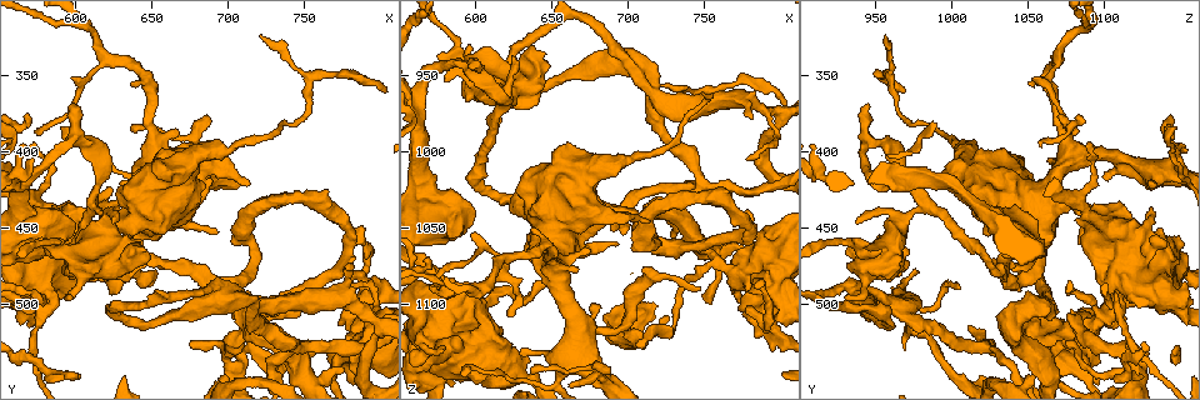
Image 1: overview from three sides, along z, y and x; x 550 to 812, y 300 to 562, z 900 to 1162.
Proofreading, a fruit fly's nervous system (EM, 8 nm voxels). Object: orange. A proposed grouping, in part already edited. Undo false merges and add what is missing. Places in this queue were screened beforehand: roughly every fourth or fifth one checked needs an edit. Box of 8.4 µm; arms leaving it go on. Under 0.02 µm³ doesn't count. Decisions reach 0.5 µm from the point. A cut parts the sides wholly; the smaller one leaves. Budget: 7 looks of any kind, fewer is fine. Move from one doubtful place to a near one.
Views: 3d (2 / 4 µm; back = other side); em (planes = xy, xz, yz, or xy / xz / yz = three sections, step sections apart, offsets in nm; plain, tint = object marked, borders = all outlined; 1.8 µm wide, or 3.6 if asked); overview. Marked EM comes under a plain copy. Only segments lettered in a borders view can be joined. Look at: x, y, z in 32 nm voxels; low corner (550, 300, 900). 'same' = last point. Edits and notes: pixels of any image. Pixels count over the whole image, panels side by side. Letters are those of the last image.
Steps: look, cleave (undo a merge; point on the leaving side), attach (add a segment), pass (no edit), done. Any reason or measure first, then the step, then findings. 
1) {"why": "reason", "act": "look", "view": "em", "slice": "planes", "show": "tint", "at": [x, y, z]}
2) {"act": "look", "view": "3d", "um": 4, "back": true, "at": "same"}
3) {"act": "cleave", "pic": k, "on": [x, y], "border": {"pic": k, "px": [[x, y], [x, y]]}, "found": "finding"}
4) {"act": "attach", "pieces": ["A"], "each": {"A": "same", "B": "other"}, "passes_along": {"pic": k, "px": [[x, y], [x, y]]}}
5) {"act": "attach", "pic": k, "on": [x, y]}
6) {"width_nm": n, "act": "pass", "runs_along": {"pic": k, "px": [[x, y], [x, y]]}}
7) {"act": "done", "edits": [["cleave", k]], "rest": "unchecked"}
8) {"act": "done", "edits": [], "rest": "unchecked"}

{"why": "thick end", "act": "look", "view": "em", "um": 3.6, "slice": "xz", "step": 4, "show": "borders", "at": [636, 458, 1062]}

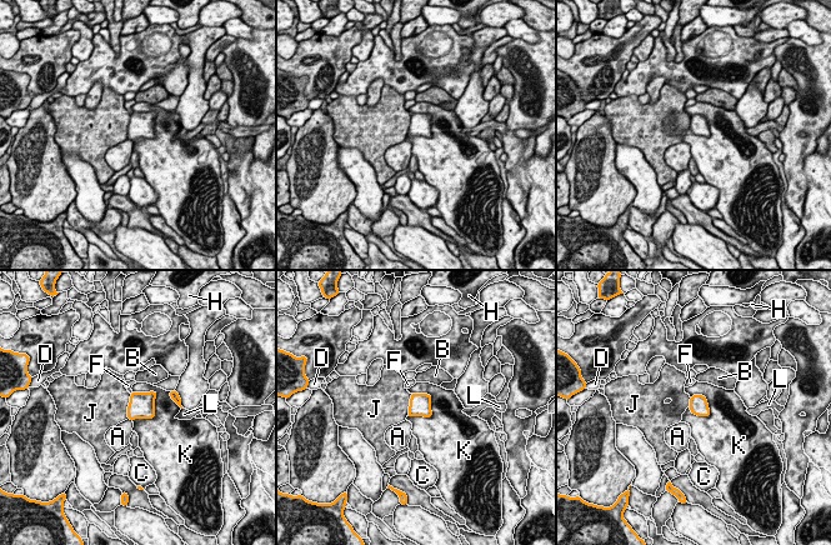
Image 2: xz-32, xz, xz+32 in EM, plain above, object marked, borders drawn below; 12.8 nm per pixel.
{"why": "another direction", "act": "look", "view": "em", "um": 3.6, "slice": "xy", "step": 16, "show": "borders", "at": "same"}

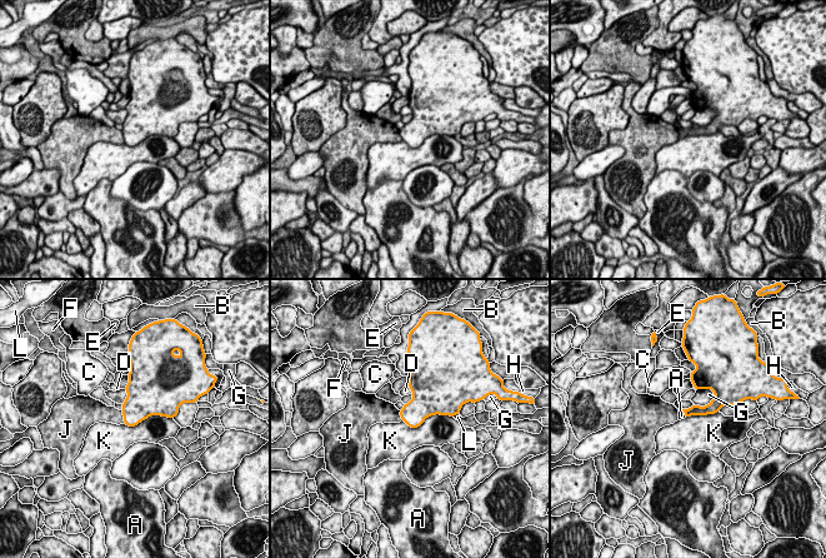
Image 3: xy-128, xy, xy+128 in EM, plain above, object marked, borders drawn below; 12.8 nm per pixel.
{"longest_contact_nm": ["K", 700], "act": "pass", "each": {"A": "other", "B": "other", "C": "other", "D": "other", "E": "other", "F": "other", "G": "other", "H": "other", "J": "other", "K": "other", "L": "other"}, "border": {"pic": 3, "px": [[452, 415], [401, 421]]}, "found": "no lettered segment goes on from it"}

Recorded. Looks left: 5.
{"why": "thick turns thin", "act": "look", "view": "em", "um": 3.6, "slice": "planes", "show": "borders", "at": [650, 422, 1024]}

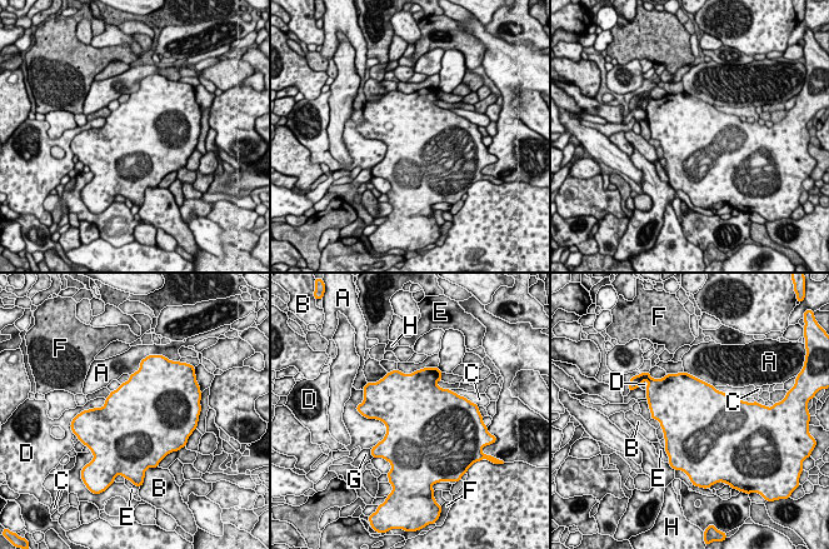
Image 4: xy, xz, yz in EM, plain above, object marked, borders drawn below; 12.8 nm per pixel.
{"act": "pass", "each": {"A": "other", "B": "other", "C": "other", "D": "other", "E": "other", "F": "other", "G": "other", "H": "other"}, "border": {"pic": 4, "px": [[368, 418], [385, 425], [380, 442]]}, "found": "continuous, no second cell"}

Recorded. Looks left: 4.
{"why": "abrupt turn", "act": "look", "view": "3d", "um": 4, "at": [584, 500, 1112]}

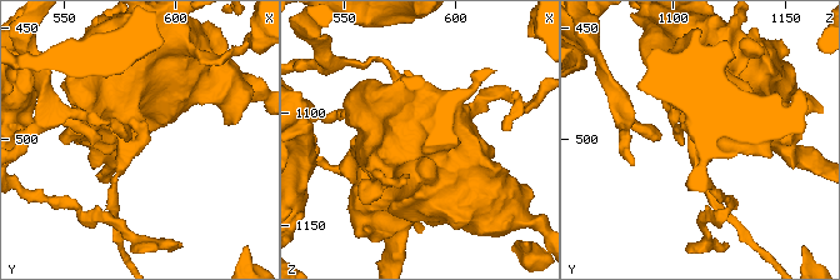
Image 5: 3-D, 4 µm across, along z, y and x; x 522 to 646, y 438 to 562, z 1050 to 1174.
{"act": "look", "view": "em", "slice": "xy", "step": 8, "show": "tint", "at": [584, 502, 1111]}

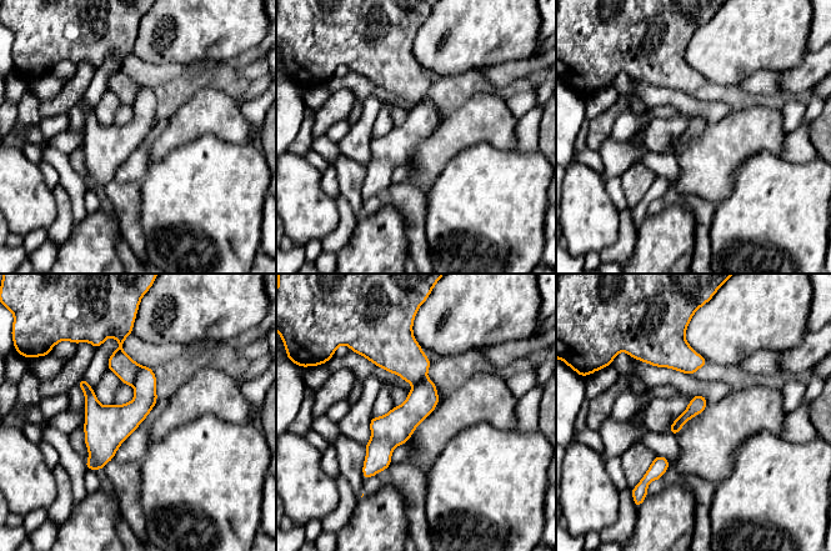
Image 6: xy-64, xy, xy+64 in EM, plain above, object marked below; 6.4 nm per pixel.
{"why": "cut it another way", "act": "look", "view": "em", "slice": "planes", "show": "borders", "at": "same"}

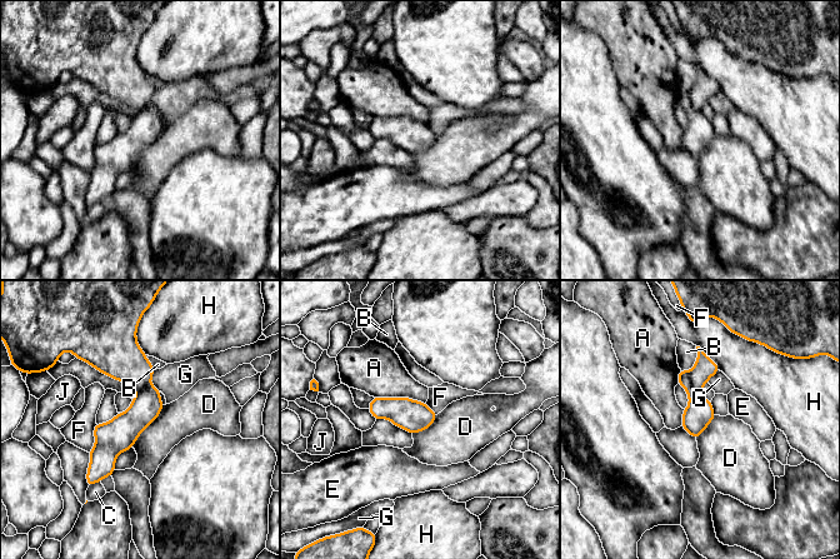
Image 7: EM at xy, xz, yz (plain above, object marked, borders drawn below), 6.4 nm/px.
{"act": "cleave", "pic": 7, "on": [698, 415], "each": {"A": "other", "B": "other", "C": "other", "D": "other", "E": "other", "F": "other", "G": "other", "H": "other", "J": "other"}, "found": "a second cell is stuck on"}

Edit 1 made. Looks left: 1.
{"act": "done", "edits": [["cleave", 7]], "rest": "unchecked"}

